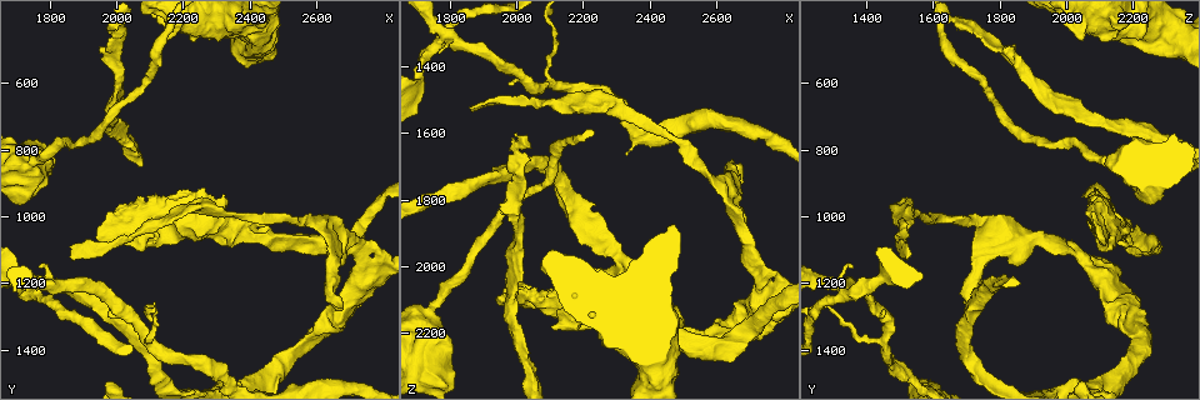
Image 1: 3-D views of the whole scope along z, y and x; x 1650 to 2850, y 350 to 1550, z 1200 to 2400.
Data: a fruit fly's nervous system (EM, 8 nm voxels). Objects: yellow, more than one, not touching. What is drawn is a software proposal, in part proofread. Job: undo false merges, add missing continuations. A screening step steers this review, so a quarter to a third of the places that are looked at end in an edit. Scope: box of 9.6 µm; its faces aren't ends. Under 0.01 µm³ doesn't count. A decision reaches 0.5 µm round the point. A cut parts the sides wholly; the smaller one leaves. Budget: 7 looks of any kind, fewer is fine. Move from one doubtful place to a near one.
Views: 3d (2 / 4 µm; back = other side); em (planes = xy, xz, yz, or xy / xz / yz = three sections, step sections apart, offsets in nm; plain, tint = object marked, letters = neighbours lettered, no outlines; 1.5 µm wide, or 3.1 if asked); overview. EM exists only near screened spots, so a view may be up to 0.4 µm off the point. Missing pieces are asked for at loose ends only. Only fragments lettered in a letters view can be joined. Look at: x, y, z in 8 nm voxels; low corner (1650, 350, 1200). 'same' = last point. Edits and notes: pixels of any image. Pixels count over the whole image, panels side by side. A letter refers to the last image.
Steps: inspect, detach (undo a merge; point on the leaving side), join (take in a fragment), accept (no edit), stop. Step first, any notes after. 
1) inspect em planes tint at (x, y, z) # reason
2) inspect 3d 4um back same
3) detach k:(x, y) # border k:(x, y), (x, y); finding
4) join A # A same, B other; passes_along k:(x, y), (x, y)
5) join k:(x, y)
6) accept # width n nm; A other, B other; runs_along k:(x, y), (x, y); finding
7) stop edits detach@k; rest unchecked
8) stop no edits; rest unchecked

inspect em planes letters at (1870, 1100, 1520) # an open end

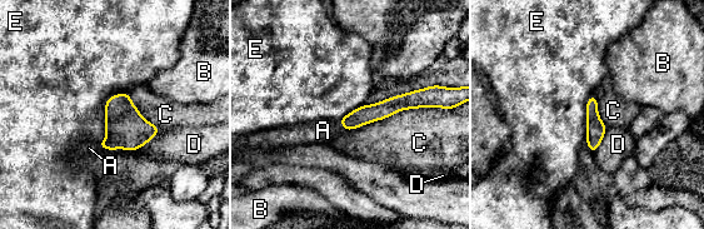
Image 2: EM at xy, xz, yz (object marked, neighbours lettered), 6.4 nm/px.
join A # A same, B other, C other, D other, E other; passes_along 2:(365, 114), (340, 124), (323, 130); it goes on there

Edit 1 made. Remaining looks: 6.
inspect overview # see it whole again

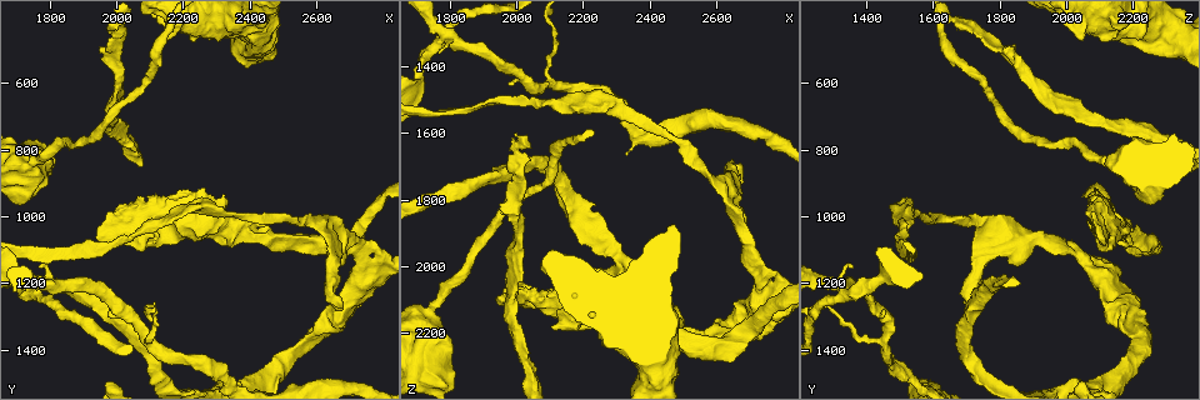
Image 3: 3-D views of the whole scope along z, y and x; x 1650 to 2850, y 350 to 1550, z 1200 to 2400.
inspect em 3.1um planes letters at (1760, 1230, 1320) # looks like a crossing

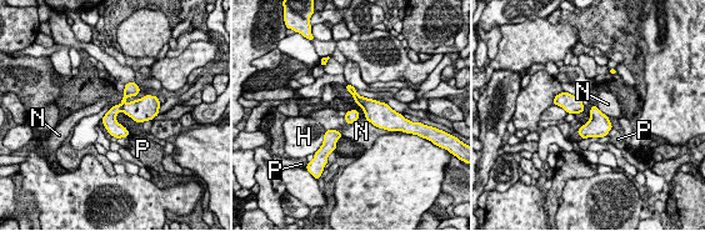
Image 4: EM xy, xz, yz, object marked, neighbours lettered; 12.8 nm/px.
accept # H other, N other, P other; border 4:(365, 117), (374, 125), (386, 130); one neuron here

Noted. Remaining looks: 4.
inspect 3d 2um at (2340, 1080, 2190) # branch stops here

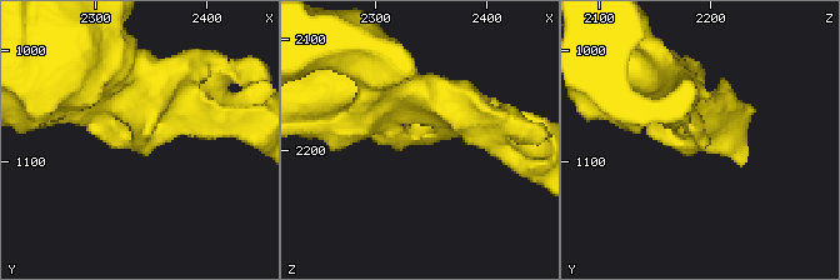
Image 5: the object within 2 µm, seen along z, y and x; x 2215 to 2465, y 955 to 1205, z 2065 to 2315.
inspect em planes letters at (2336, 1090, 2188)

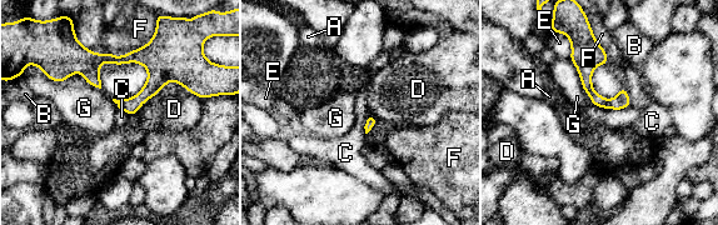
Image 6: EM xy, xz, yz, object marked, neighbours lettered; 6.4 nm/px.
accept # longest_contact D 460 nm; A other, B other, C other, D other, E other, F other, G other; runs_along 6:(56, 76), (76, 61), (154, 58), (189, 86); no lettered fragment goes on from it

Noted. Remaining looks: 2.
stop edits join@2; rest unchecked

